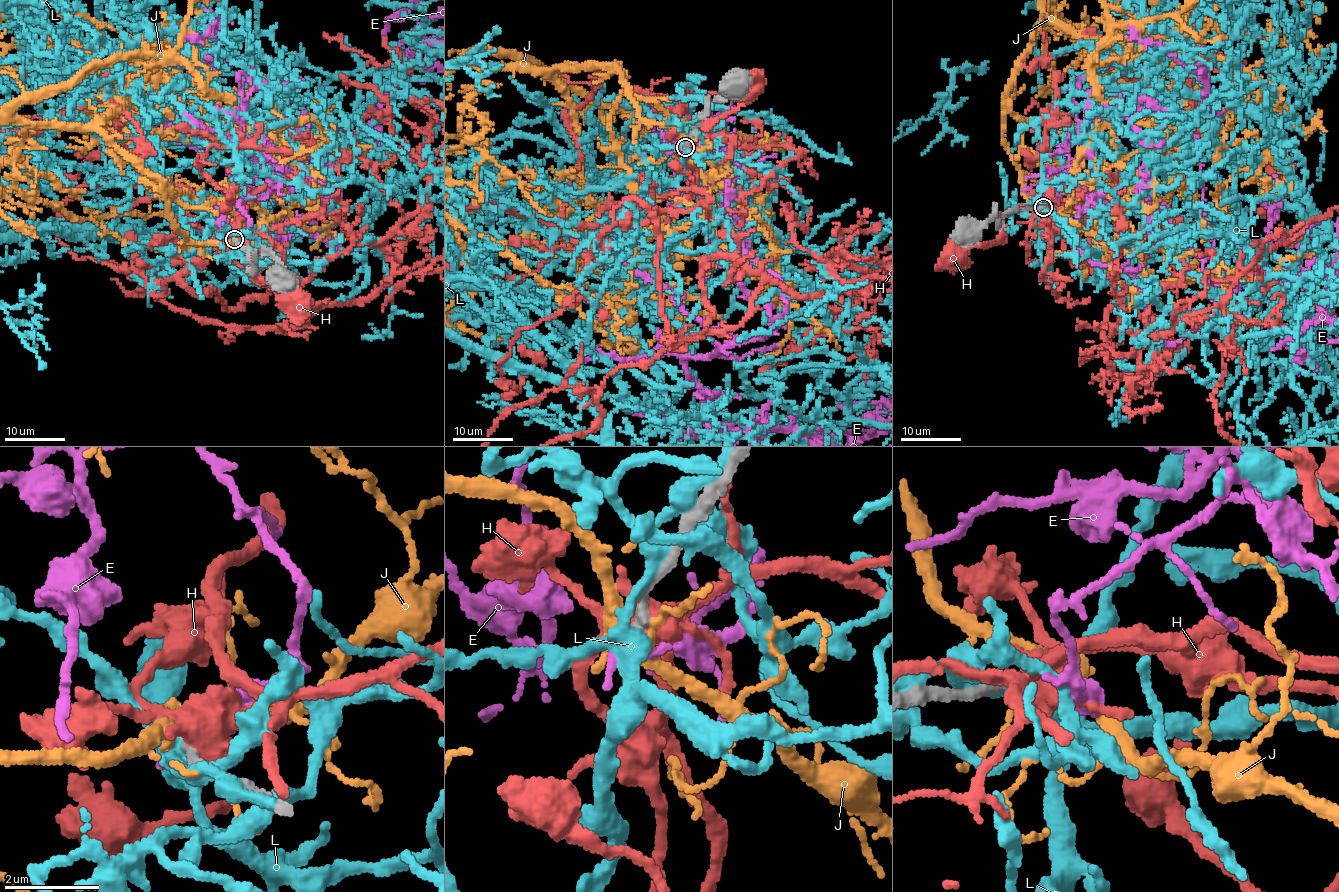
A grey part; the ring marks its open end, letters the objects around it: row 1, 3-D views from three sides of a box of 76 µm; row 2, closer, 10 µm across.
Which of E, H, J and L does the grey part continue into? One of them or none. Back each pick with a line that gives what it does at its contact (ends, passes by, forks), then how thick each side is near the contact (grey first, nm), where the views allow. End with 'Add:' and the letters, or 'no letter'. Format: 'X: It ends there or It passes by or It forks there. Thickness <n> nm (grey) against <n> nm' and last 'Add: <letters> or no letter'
Add: no letter

